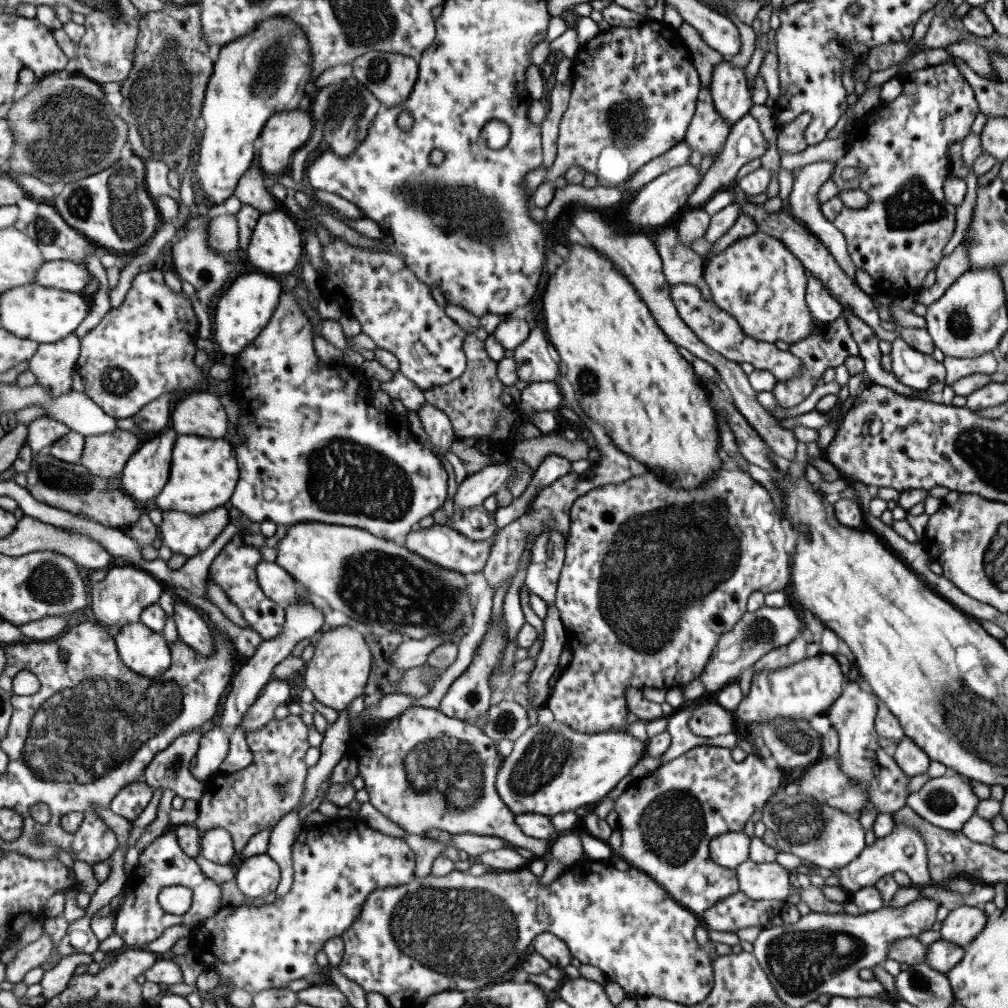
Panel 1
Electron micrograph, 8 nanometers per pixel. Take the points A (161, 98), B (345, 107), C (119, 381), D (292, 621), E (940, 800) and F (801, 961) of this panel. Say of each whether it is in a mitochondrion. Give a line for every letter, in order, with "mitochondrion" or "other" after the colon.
A: mitochondrion
B: mitochondrion
C: mitochondrion
D: other
E: mitochondrion
F: mitochondrion

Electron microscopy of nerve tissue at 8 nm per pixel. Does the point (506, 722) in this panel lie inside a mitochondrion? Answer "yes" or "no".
yes

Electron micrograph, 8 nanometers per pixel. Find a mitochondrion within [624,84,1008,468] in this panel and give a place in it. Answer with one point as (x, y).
(914, 204)

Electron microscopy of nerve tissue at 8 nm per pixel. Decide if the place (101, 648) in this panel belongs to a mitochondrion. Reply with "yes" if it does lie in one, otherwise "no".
no

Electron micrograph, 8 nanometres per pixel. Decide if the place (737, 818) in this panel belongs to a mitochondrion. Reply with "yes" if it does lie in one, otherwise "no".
no

